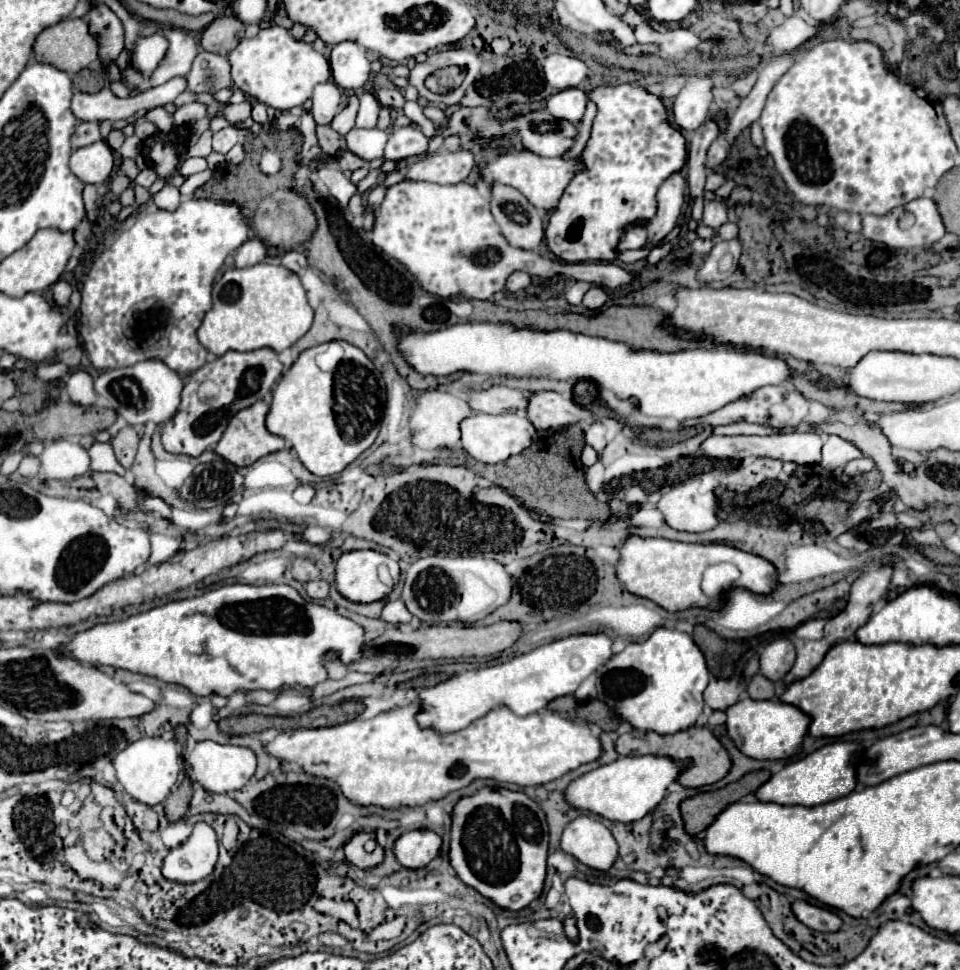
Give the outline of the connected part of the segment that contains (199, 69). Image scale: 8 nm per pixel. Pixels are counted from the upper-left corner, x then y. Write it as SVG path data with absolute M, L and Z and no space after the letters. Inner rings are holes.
M201 50L193 62L191 72L187 74L187 84L193 94L229 88L231 86L229 60L225 56Z

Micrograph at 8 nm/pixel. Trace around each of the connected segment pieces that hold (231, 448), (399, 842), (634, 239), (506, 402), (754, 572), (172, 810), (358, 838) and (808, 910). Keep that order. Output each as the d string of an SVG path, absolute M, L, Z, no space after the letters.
M259 400L255 402L253 406L249 408L243 408L239 410L227 424L227 430L223 432L219 444L215 446L215 454L219 454L221 458L225 458L227 462L235 464L237 468L241 466L251 466L253 462L257 462L259 458L271 454L271 452L277 452L281 448L285 448L285 440L281 436L275 436L271 432L267 432L265 428L265 416L269 412L269 404Z
M411 830L395 840L395 856L405 868L427 866L441 848L441 838L431 830Z
M633 224L629 226L621 236L621 250L629 248L641 248L647 242L647 224Z
M491 386L487 390L469 390L469 406L473 412L505 414L525 410L527 398L523 392L507 386Z
M627 536L623 544L617 546L617 550L619 550L619 562L615 566L615 574L619 582L631 594L653 600L667 612L677 612L691 606L715 606L715 602L711 602L703 594L699 580L703 578L703 572L717 562L735 564L741 572L739 576L741 586L755 594L767 594L775 586L775 582L769 578L775 572L771 562L763 560L757 554L749 554L727 544L685 544L685 542L667 540L667 538Z
M185 776L183 782L179 784L179 788L175 792L171 792L171 796L165 800L165 814L171 822L177 822L185 816L191 796L193 796L193 782L189 776Z
M357 832L351 836L351 840L345 844L345 858L359 866L359 868L371 868L377 866L383 860L383 848L377 846L373 852L365 850L365 844L373 840L373 834L369 832Z
M795 900L791 904L791 910L795 912L795 916L807 924L809 928L815 928L817 932L833 932L835 928L839 928L841 924L841 918L827 910L827 908L819 908L819 906L813 906L805 900Z

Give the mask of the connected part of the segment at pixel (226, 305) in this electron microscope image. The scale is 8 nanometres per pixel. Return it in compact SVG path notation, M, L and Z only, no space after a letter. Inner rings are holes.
M255 264L251 268L229 268L223 272L221 280L213 284L213 308L205 314L203 324L197 330L199 342L213 352L215 356L223 356L229 350L249 352L259 348L275 348L275 352L283 352L293 346L313 324L315 310L307 302L307 292L295 272L281 264Z

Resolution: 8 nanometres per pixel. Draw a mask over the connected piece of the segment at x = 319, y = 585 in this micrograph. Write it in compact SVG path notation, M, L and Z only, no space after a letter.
M315 580L315 582L307 582L305 584L305 592L309 594L309 598L313 600L325 600L329 596L329 584L325 580Z

